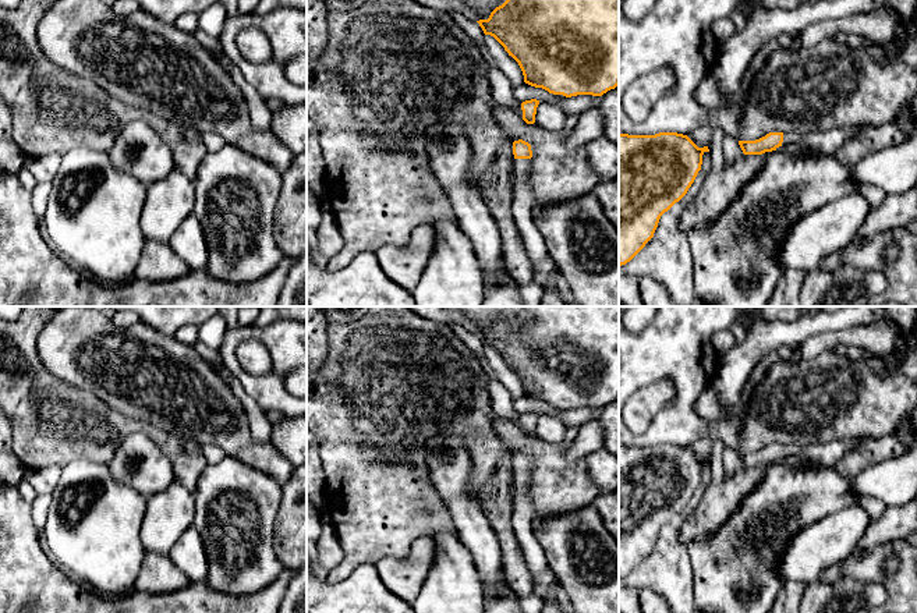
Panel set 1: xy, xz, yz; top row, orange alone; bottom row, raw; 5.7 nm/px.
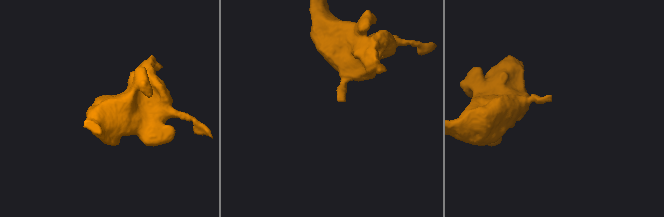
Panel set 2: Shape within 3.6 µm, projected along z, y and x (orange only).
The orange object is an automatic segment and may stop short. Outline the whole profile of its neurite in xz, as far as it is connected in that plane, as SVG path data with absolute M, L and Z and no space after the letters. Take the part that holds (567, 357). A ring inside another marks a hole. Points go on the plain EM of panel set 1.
M507 306L507 312L496 319L488 332L477 333L485 347L493 348L520 378L524 394L566 410L577 407L602 408L619 397L619 306Z

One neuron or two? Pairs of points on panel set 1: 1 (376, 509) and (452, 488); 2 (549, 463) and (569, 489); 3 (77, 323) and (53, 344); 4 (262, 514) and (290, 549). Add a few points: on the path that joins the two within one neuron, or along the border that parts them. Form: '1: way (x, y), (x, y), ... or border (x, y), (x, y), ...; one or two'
1: border (425, 460), (429, 468), (429, 479), (453, 520); two
2: way (551, 470), (562, 482); one
3: way (71, 329), (59, 342); one
4: border (282, 496), (275, 517), (275, 555), (279, 560); two

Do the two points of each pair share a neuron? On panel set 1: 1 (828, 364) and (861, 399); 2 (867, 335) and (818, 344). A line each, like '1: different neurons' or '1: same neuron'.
1: same neuron
2: same neuron

